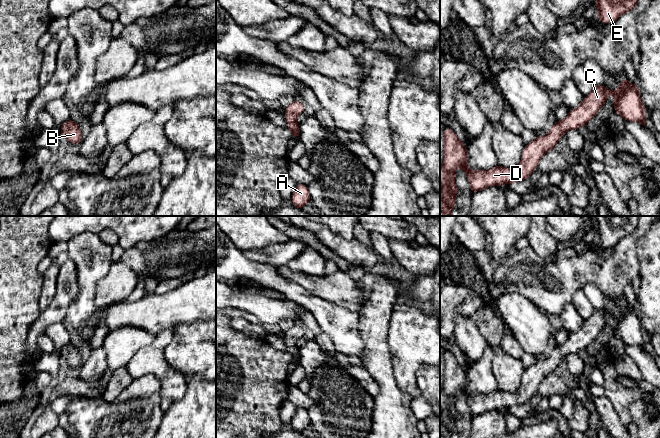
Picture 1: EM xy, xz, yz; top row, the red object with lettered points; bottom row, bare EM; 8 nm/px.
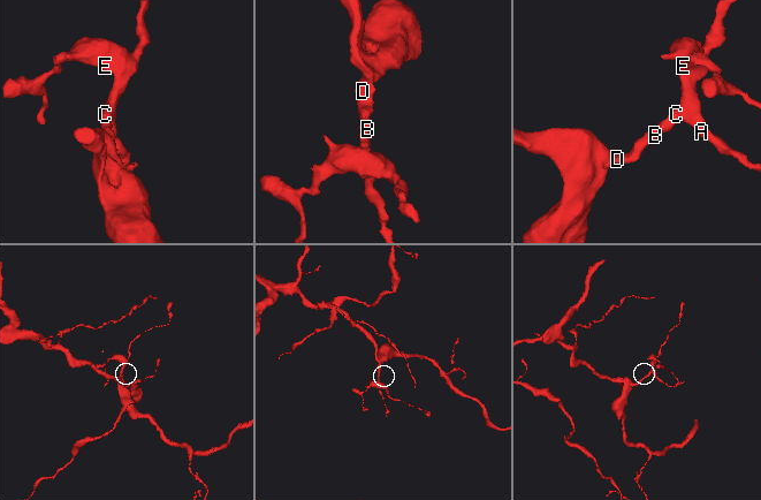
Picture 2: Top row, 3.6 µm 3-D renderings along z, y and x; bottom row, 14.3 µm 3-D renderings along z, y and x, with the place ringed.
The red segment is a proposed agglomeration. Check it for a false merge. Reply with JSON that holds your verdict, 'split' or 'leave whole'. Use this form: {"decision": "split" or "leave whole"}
{"decision": "leave whole"}

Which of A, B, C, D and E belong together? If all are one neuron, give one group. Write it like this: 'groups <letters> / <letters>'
groups A B C D E

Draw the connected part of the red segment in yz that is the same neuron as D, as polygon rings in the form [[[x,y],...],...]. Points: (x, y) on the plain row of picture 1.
[[[624,301],[614,315],[608,314],[604,308],[595,309],[592,316],[584,320],[582,327],[570,334],[563,344],[556,345],[546,359],[537,361],[524,370],[520,387],[515,392],[496,389],[490,394],[469,394],[467,373],[454,355],[445,351],[444,386],[440,390],[440,438],[451,438],[456,429],[458,413],[455,394],[457,391],[465,396],[472,417],[487,411],[513,408],[529,402],[537,392],[539,384],[546,376],[553,374],[564,357],[587,349],[603,331],[609,319],[615,320],[613,328],[615,337],[622,340],[625,345],[639,346],[645,350],[647,336],[641,325],[637,308],[630,308]]]

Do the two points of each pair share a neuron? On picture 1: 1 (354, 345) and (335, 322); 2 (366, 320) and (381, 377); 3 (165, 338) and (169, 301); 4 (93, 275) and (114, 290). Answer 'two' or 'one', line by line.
1: one
2: one
3: two
4: two

